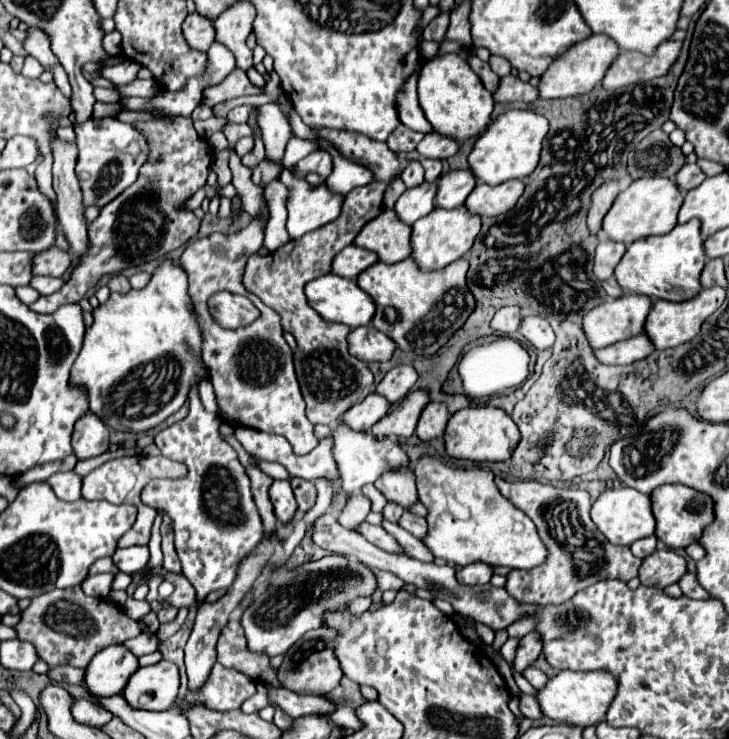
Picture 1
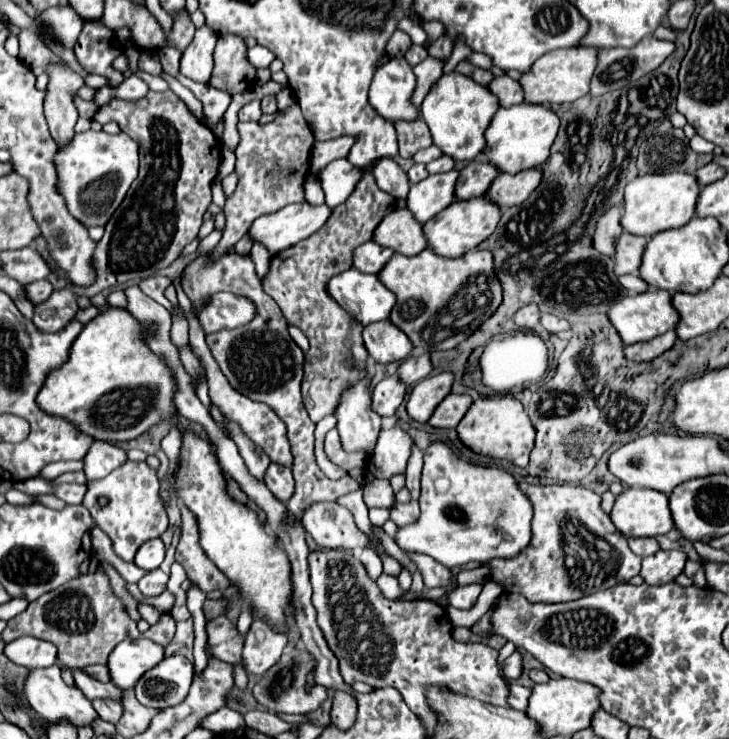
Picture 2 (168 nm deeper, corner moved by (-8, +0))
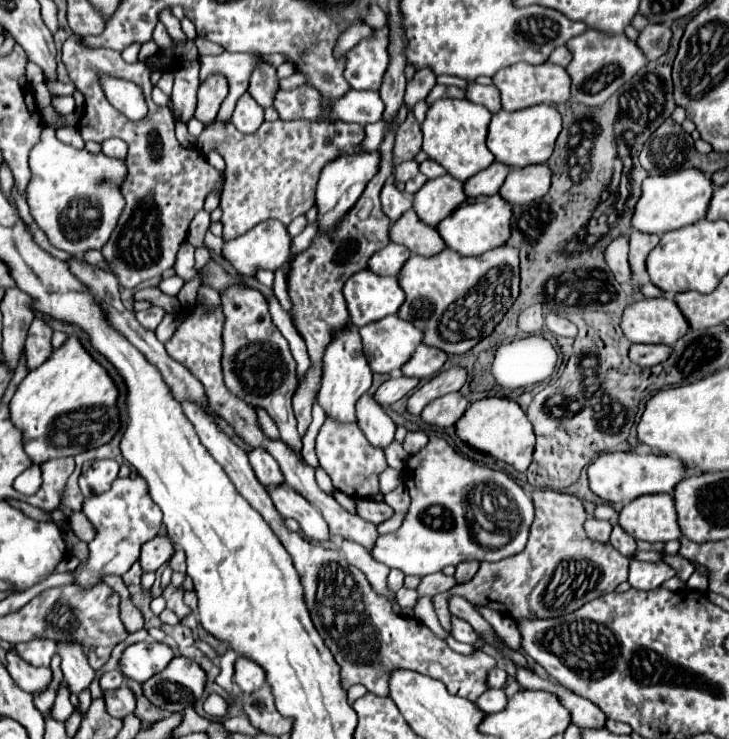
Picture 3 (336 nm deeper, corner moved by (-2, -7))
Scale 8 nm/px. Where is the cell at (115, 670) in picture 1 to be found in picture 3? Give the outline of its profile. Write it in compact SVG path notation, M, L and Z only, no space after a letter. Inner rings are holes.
M149 639L129 645L119 659L119 669L127 679L147 681L155 673L163 671L173 657L175 655L169 645Z

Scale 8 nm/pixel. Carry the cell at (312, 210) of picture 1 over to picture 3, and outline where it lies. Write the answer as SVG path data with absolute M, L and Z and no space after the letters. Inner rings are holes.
M269 219L265 223L259 223L257 227L253 227L253 231L247 231L245 235L233 239L233 241L225 241L223 243L223 251L221 257L243 277L255 279L259 269L279 269L285 259L289 257L289 245L291 245L291 237L285 229L283 223L277 223L275 219Z

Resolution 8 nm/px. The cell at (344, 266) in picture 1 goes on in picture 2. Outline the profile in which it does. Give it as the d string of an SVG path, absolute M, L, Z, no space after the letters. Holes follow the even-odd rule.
M365 242L361 244L355 252L353 252L353 266L359 270L359 272L367 272L367 274L377 274L385 264L387 260L391 258L391 250L389 248L383 248L375 242Z

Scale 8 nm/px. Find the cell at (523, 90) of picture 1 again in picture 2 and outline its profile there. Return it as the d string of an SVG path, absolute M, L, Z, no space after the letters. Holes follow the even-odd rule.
M501 76L501 78L495 78L491 84L489 84L489 90L499 98L499 104L503 108L509 108L509 106L515 106L515 104L521 104L525 98L523 98L523 88L517 80L509 78L509 76Z

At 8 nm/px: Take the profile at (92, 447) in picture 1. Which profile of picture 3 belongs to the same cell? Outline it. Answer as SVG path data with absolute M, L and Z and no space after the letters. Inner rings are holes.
M113 459L95 461L89 467L89 471L81 473L81 477L79 477L81 493L85 497L105 493L111 487L111 483L117 479L117 473L119 473L119 463L117 461L113 461Z

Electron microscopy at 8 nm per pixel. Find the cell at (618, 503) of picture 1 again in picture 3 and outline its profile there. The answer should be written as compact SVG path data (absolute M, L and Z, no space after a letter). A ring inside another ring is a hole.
M653 493L633 499L619 513L619 525L635 539L649 543L665 543L681 537L675 503L669 493Z

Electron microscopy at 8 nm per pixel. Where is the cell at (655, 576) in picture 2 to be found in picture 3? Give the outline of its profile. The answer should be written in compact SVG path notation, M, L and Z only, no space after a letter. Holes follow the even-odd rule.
M631 561L629 563L629 577L627 583L633 589L657 589L661 587L663 581L667 581L669 577L673 577L675 571L659 561L659 563L647 563L647 561Z

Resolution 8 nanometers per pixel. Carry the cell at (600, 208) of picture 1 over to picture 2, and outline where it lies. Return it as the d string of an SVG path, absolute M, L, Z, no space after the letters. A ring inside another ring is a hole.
M621 206L607 208L605 214L597 220L597 228L595 228L595 234L593 234L593 246L601 254L611 256L613 246L615 246L615 240L623 232L619 220L621 220Z

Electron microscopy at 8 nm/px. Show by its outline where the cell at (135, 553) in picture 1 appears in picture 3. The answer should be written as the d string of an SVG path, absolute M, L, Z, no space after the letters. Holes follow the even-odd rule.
M157 535L151 541L147 541L141 549L141 567L143 571L157 571L163 563L167 563L173 553L177 551L175 543L167 535Z

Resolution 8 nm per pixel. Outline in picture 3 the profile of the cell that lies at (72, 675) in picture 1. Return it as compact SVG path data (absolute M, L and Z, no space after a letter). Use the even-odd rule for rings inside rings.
M115 669L115 671L109 671L109 673L105 673L103 677L101 677L101 689L103 691L107 691L107 689L119 689L121 685L123 685L123 681L125 681L125 677L123 677L123 673L119 671L119 669Z

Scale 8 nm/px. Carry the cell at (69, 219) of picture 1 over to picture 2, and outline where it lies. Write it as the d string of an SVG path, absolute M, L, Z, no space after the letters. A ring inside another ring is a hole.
M49 66L49 86L45 98L45 116L49 130L59 148L65 148L75 136L75 122L79 118L71 96L85 86L85 78L63 66Z

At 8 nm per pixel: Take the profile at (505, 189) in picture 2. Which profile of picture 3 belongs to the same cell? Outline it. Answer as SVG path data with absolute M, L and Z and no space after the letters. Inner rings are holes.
M547 163L513 169L503 183L499 195L511 205L525 205L541 199L551 187L551 169Z

